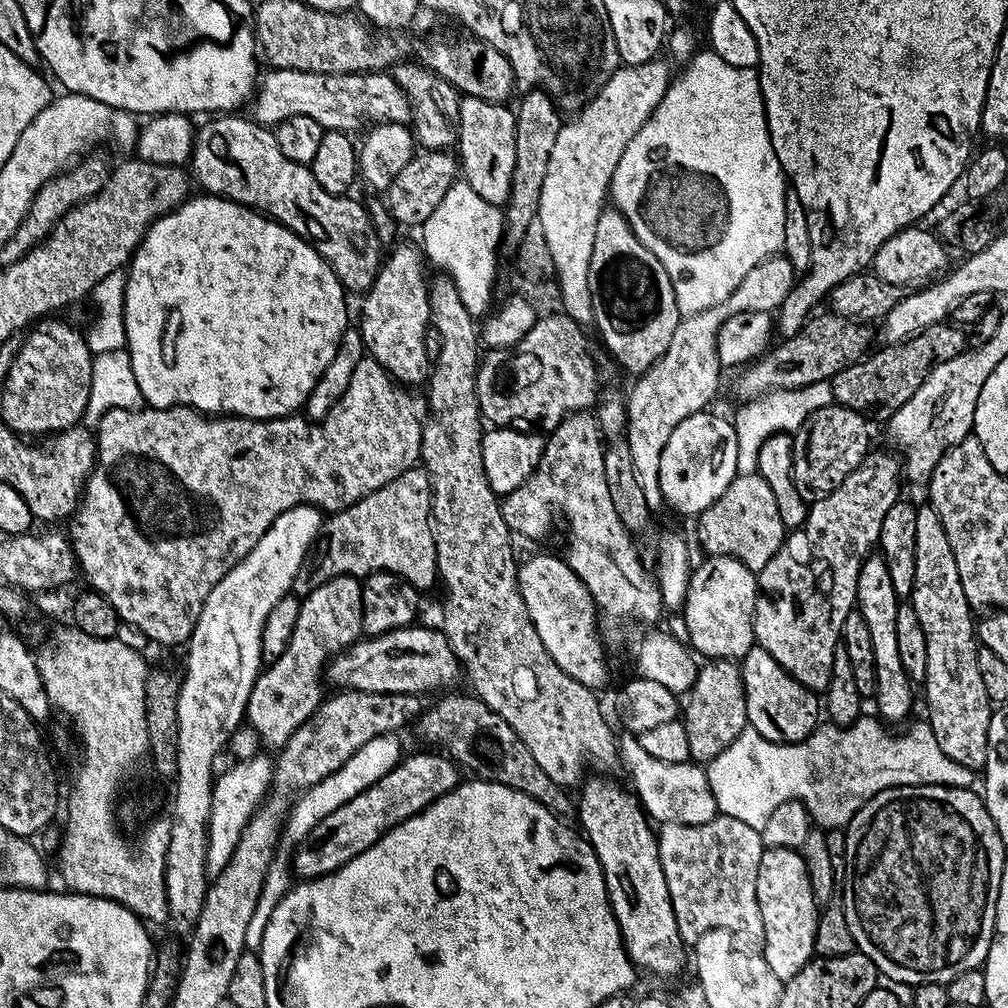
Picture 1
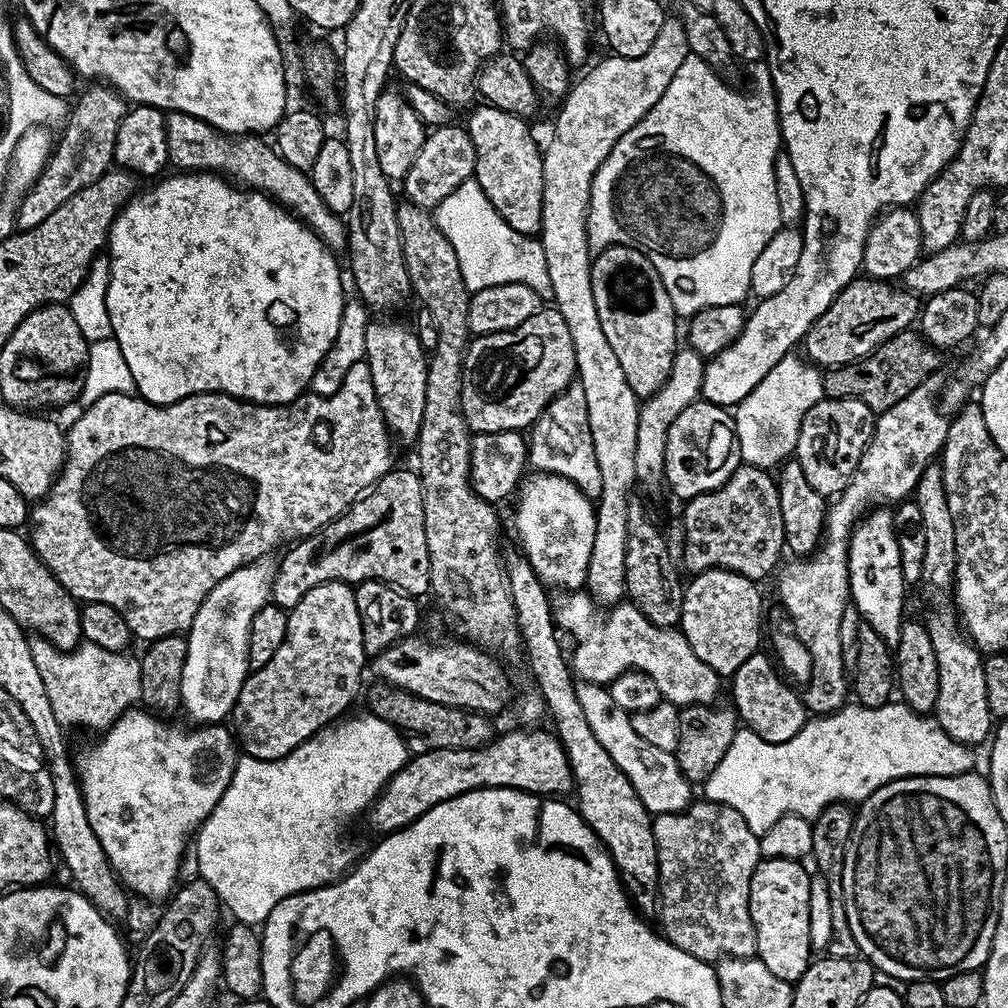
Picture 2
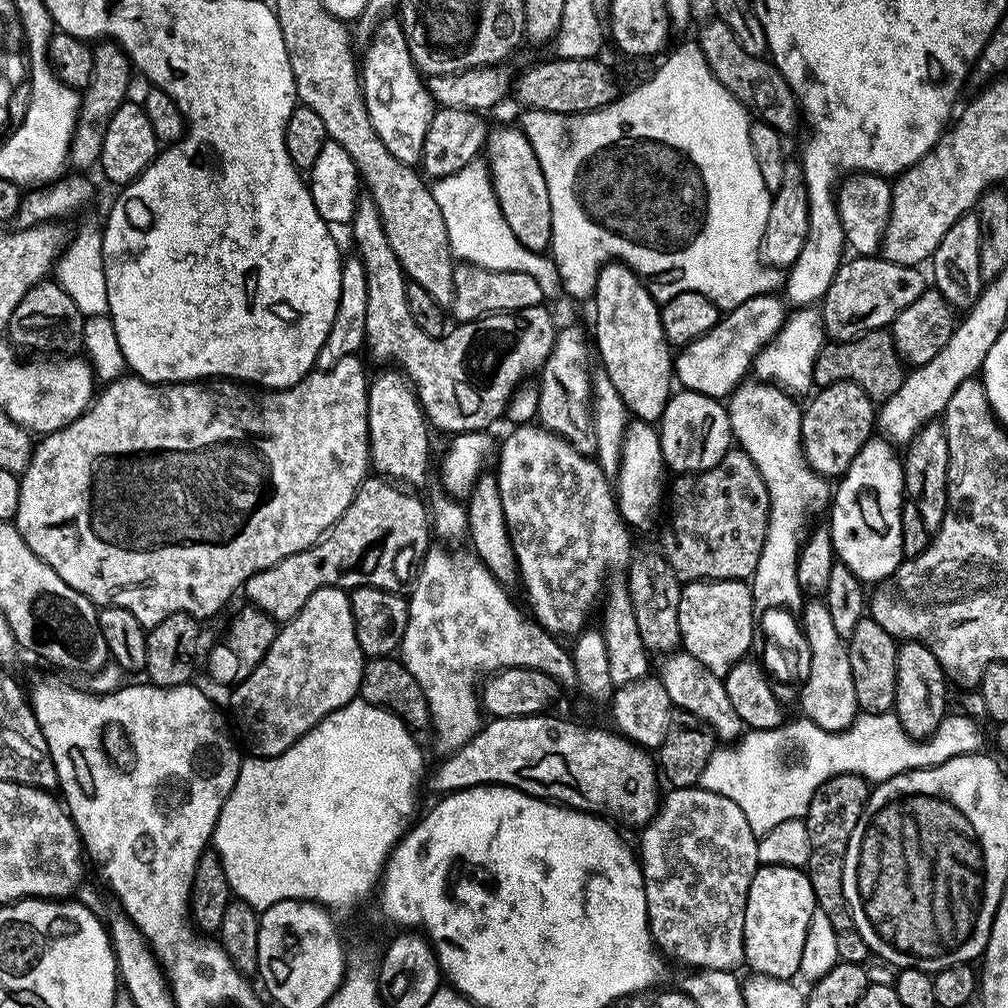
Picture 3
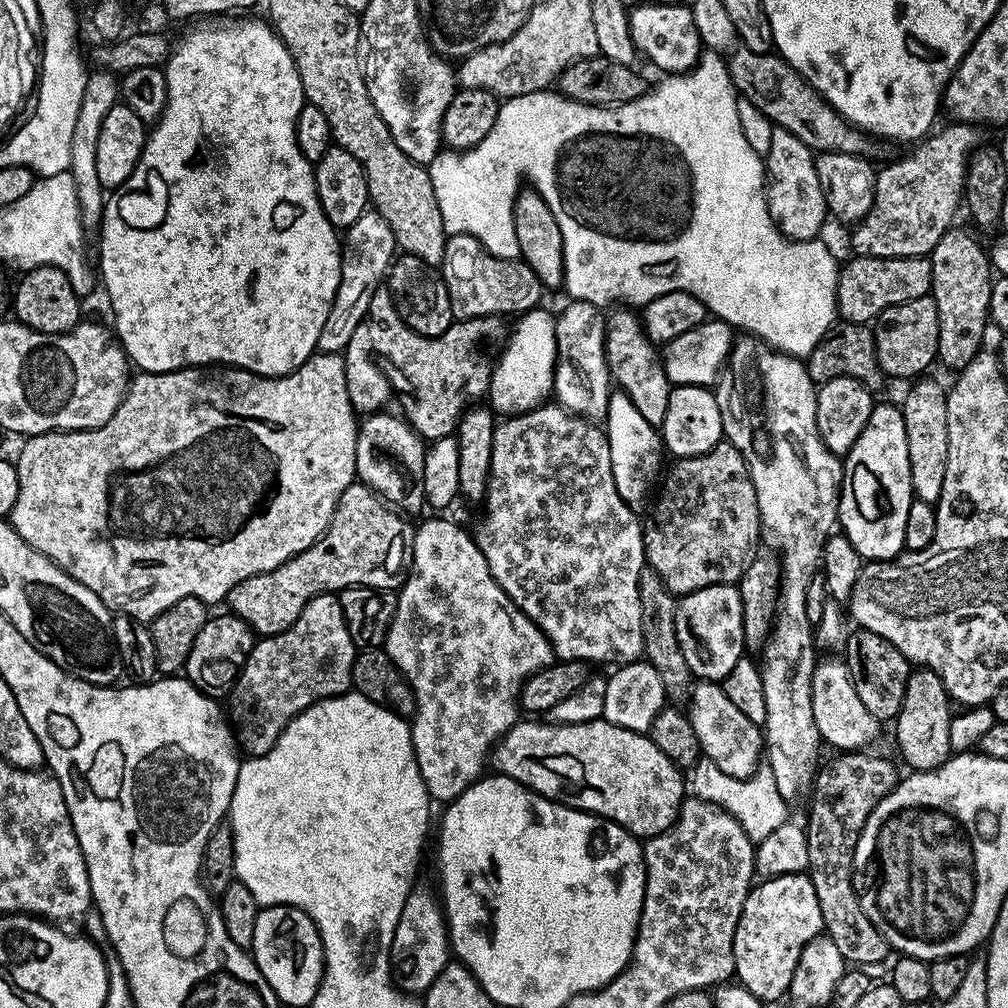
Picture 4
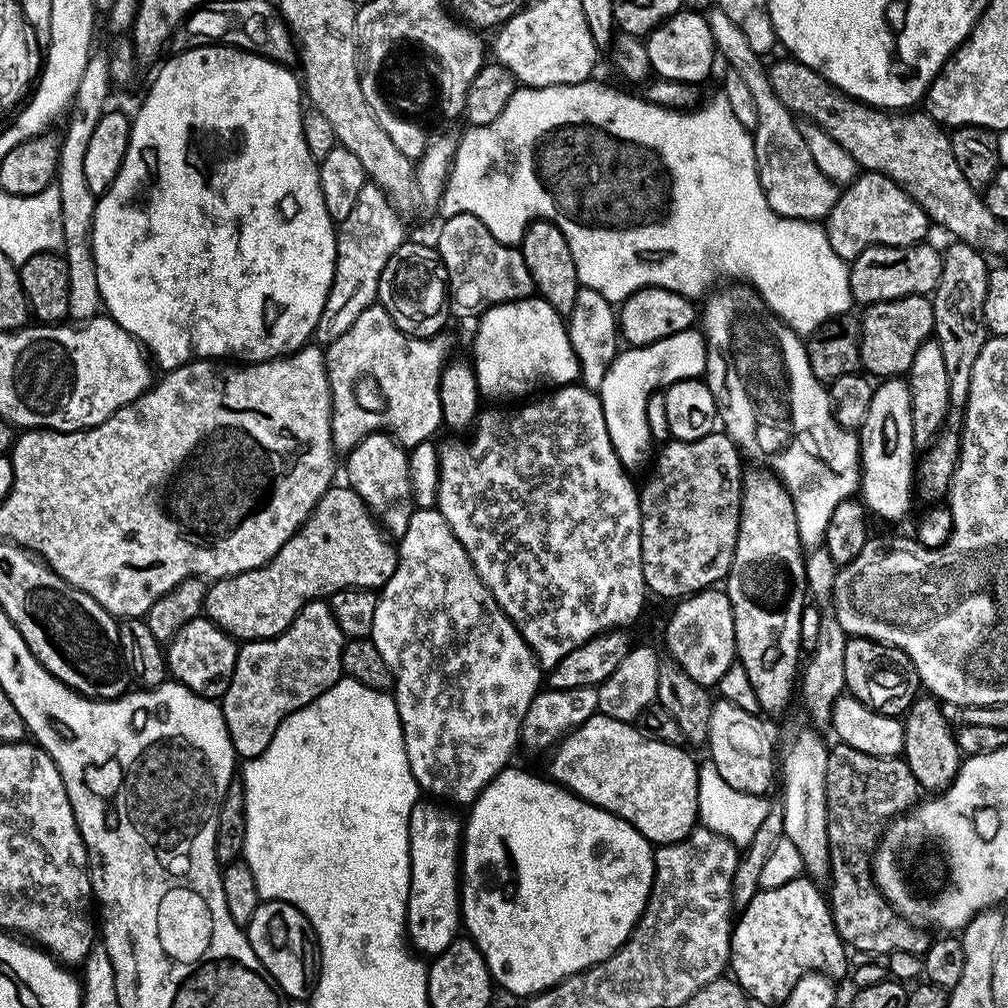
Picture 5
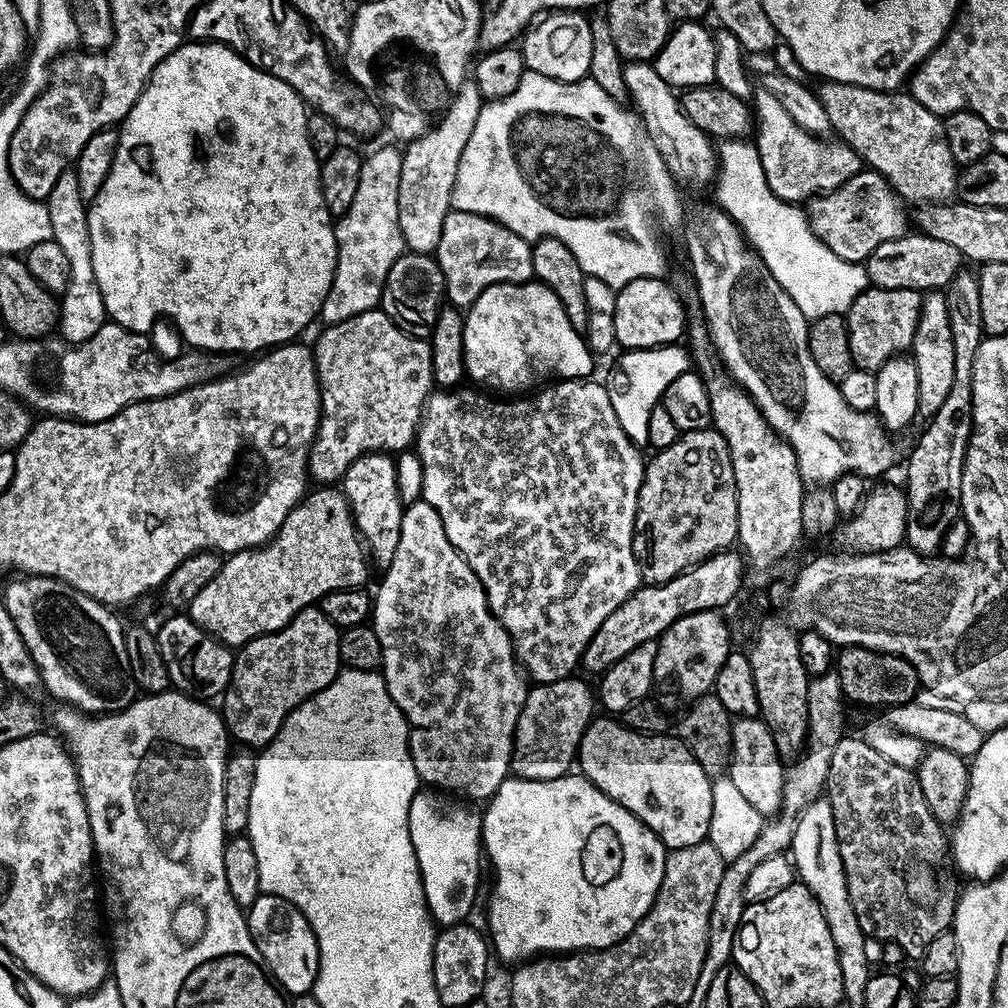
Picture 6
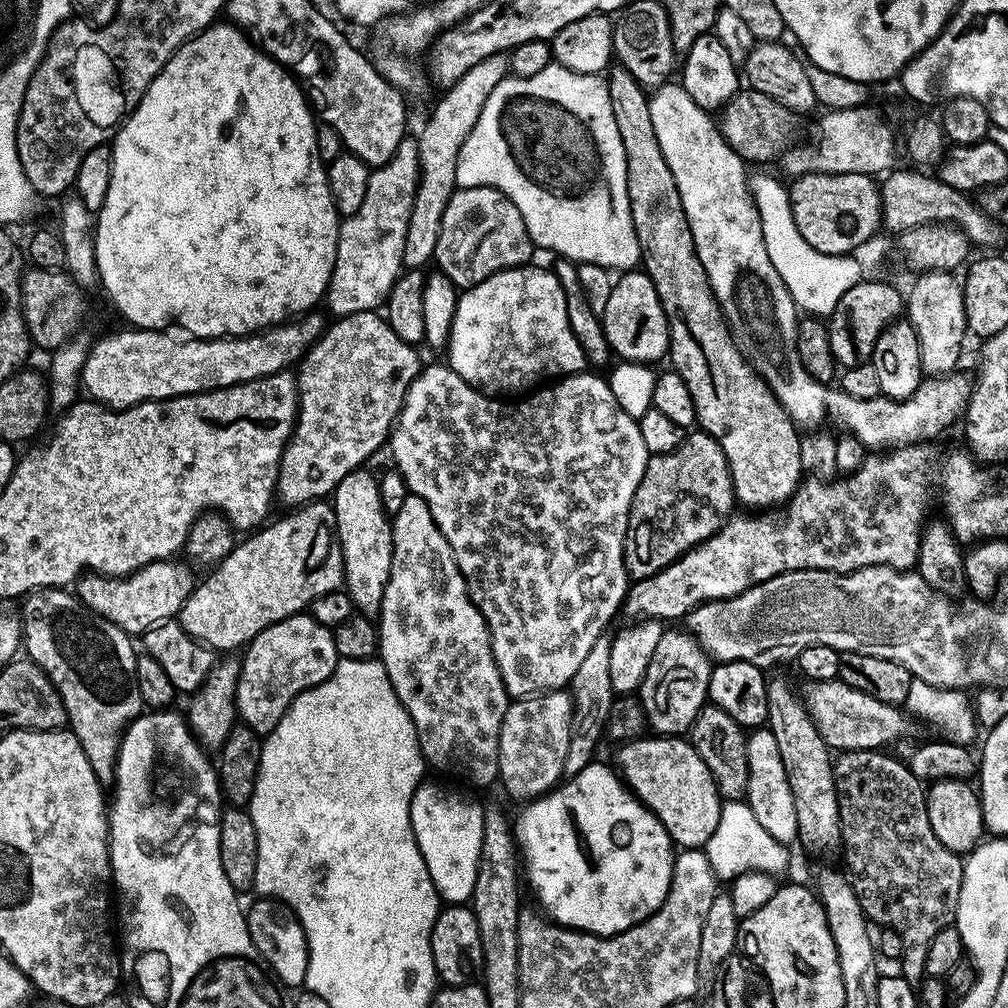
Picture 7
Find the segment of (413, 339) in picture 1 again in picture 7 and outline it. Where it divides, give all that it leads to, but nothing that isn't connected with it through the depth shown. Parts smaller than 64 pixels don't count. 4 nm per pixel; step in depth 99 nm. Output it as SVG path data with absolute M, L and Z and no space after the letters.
M367 467L355 468L333 490L330 503L336 515L336 533L340 539L340 549L344 559L344 583L343 587L350 594L353 609L359 615L376 618L380 615L382 598L386 594L386 582L392 573L392 522L382 506L382 494L380 493L380 481L377 473L367 472Z

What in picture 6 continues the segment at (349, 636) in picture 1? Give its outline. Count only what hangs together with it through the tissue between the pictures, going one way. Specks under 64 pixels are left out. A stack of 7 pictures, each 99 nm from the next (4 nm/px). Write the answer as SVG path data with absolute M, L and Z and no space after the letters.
M309 606L303 608L303 610L301 610L301 612L286 625L286 627L280 628L276 632L267 632L266 635L254 638L249 644L243 645L243 647L235 653L232 662L232 677L228 683L228 689L224 691L222 697L222 703L224 703L224 708L222 707L224 727L228 729L229 737L231 737L235 743L236 740L240 743L237 745L243 746L248 750L263 750L267 748L268 743L280 732L280 727L283 726L285 718L287 718L287 716L290 715L299 704L305 704L311 696L318 694L322 690L326 690L326 686L330 686L330 682L334 682L336 675L342 671L340 655L338 654L340 634L341 629L336 628L334 622L330 622L330 618L326 618L326 614L322 614L322 610L319 606Z

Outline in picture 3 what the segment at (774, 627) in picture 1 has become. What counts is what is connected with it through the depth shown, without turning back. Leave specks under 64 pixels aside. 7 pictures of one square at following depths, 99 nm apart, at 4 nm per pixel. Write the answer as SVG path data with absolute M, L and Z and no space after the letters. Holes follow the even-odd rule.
M965 315L960 324L957 323L952 329L952 337L950 342L946 342L946 346L942 346L942 350L938 350L938 354L934 354L934 358L930 358L930 362L913 367L907 373L902 382L902 386L898 386L898 390L890 397L889 400L883 401L878 408L878 428L885 437L904 436L903 438L911 438L929 423L933 418L939 417L944 411L944 407L950 402L950 394L954 394L954 390L958 390L958 386L962 382L973 379L983 369L986 362L986 354L990 354L990 346L994 346L994 342L998 342L998 338L1004 333L1005 329L996 328L999 336L972 336L972 328L976 328L976 316ZM809 603L802 612L802 627L805 638L809 640L812 657L809 678L803 681L798 692L798 705L804 711L801 713L822 726L822 730L841 732L851 726L858 715L854 678L850 674L848 661L848 645L845 637L840 636L838 630L834 630L834 621L830 619L827 603Z

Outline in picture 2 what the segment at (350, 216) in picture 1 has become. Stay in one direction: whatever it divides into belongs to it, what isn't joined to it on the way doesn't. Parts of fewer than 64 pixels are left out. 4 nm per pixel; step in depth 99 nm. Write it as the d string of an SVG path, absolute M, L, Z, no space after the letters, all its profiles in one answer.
M169 111L164 117L166 126L166 146L168 147L168 163L173 169L187 170L189 172L211 172L219 174L245 189L262 192L265 196L272 197L282 208L287 208L296 219L307 224L329 248L333 250L343 249L348 243L348 230L345 221L337 212L330 210L322 198L318 198L318 190L314 190L311 175L299 172L290 162L280 157L279 152L267 139L256 134L246 136L230 136L227 132L219 132L214 126L202 122L185 112Z

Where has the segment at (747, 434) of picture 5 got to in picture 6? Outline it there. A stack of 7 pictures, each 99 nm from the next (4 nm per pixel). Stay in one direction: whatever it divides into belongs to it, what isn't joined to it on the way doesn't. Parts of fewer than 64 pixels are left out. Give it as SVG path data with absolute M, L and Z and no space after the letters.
M719 206L711 207L702 209L688 224L688 260L692 263L692 276L696 279L696 296L700 299L701 310L704 311L703 323L707 327L708 334L712 338L712 345L715 346L720 362L724 365L728 375L756 403L758 410L763 414L766 423L772 427L773 432L794 450L796 461L800 467L800 476L809 485L828 486L838 477L849 474L859 474L865 478L882 475L896 460L896 448L892 445L893 437L880 423L879 416L872 412L854 410L854 406L850 406L846 402L846 398L842 398L837 381L826 378L826 374L822 374L822 370L818 370L818 366L814 366L814 358L810 358L810 350L808 349L809 317L802 310L798 310L794 298L790 298L790 294L786 294L786 290L782 290L782 286L778 286L778 282L770 274L770 270L766 270L766 266L762 263L760 257L752 251L748 241L744 239L744 233L740 231L739 224L734 223L723 208Z

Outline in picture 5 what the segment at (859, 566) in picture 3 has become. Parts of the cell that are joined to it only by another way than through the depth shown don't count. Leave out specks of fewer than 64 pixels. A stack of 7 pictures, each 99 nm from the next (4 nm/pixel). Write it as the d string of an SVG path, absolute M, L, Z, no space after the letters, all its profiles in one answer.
M884 378L872 389L870 410L858 429L860 441L860 485L858 496L865 509L884 520L900 520L908 512L908 503L914 500L914 469L918 464L917 446L910 426L910 390L907 379Z

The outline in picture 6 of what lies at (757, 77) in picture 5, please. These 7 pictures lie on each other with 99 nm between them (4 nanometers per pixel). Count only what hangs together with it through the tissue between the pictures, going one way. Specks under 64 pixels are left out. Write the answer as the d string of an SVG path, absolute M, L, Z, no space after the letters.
M767 86L757 87L754 92L754 143L762 158L762 170L766 174L772 193L779 200L788 200L792 204L808 202L823 193L832 192L862 170L860 155L850 145L836 138L812 136L806 130L802 130L802 126L798 126L794 118L786 114L782 102L778 102L774 94L770 94Z

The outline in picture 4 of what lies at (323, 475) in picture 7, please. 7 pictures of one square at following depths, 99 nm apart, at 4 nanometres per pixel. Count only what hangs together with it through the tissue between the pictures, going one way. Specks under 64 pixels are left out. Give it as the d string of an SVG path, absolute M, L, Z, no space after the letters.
M387 287L377 288L374 298L370 298L367 314L362 322L358 322L358 330L354 330L354 335L342 353L346 390L350 394L353 408L360 414L375 414L389 407L388 403L396 392L400 399L399 411L421 440L431 442L453 435L470 402L479 401L476 399L479 396L481 399L487 393L494 363L492 344L503 345L510 331L509 325L504 323L498 316L475 316L469 320L456 320L441 336L420 336L410 330L406 322L402 322Z

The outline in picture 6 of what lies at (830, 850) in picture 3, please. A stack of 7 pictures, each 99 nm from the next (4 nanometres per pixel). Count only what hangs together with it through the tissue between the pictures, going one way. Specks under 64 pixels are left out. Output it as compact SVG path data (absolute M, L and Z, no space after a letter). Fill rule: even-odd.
M848 734L838 742L830 760L826 799L833 808L838 846L844 859L846 886L849 887L850 902L853 903L861 930L868 938L877 936L880 942L898 942L909 961L919 961L924 955L924 948L934 942L938 934L949 931L952 915L956 912L958 887L957 877L951 871L943 872L944 859L947 861L950 856L949 837L940 821L930 814L930 806L926 806L926 798L922 794L922 786L916 781L915 771L890 762L871 749L863 738L856 737L855 740ZM884 860L908 860L908 869L903 872L900 868L892 868L888 872L889 877L884 876L879 880ZM920 880L924 884L936 884L940 880L940 900L926 885L920 884Z

